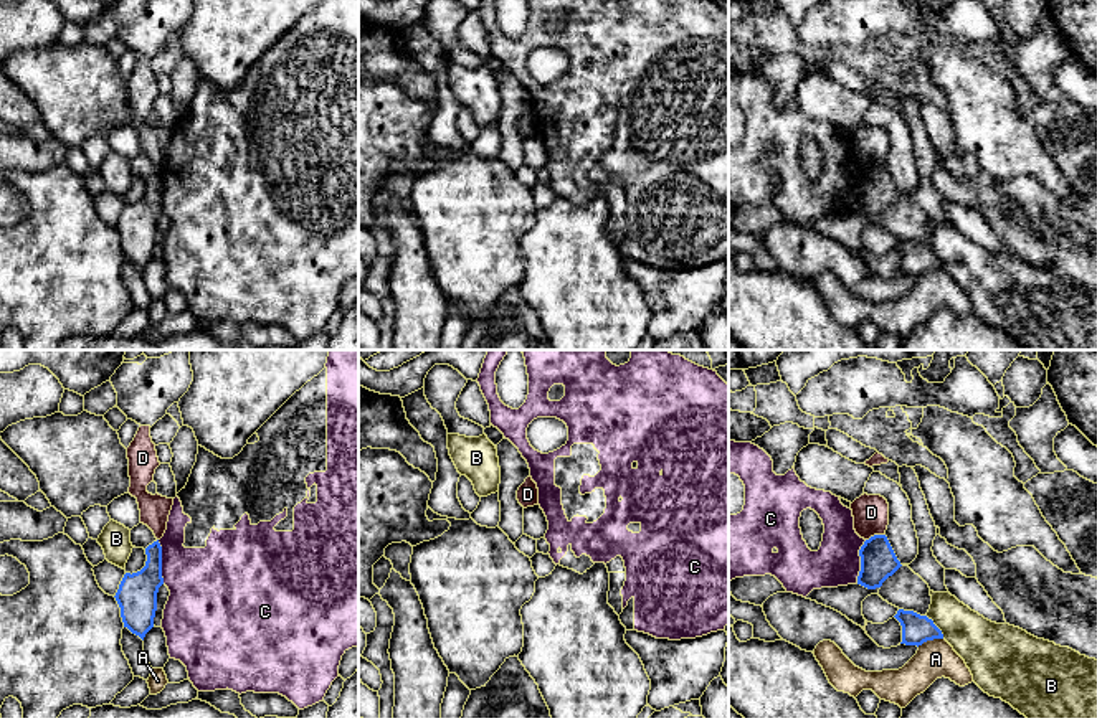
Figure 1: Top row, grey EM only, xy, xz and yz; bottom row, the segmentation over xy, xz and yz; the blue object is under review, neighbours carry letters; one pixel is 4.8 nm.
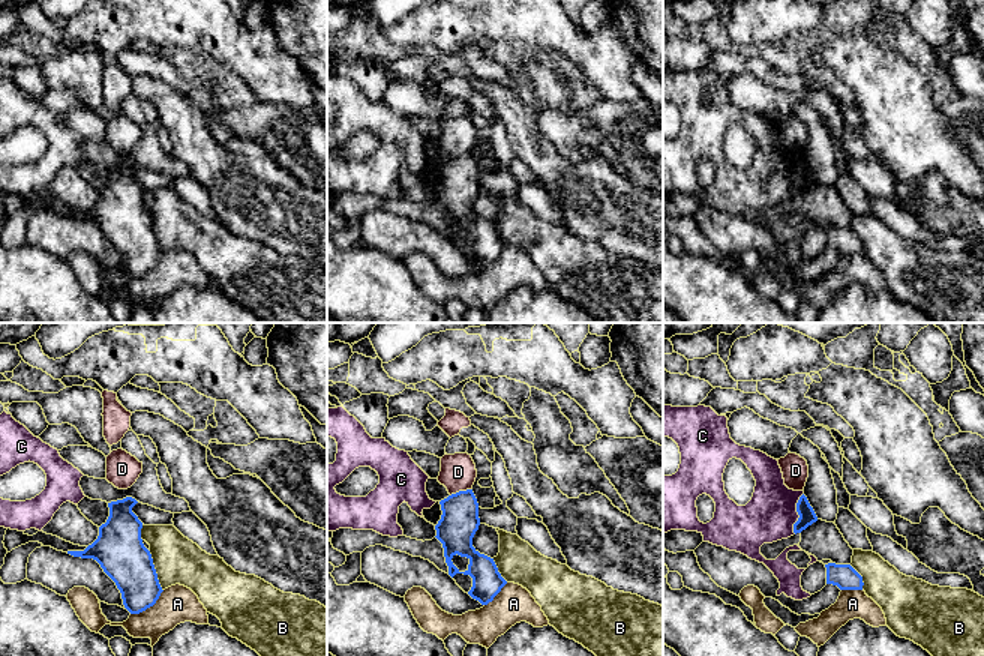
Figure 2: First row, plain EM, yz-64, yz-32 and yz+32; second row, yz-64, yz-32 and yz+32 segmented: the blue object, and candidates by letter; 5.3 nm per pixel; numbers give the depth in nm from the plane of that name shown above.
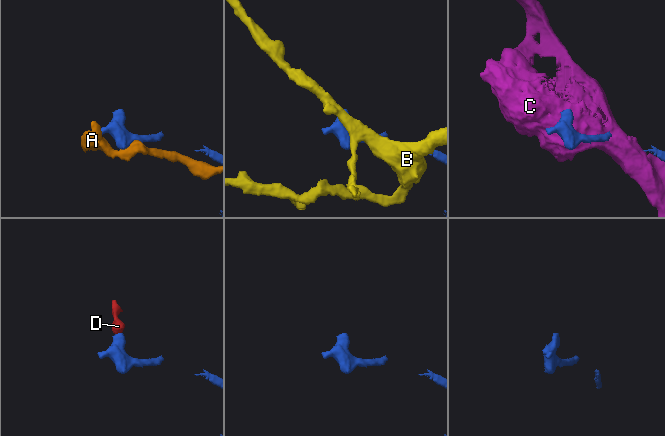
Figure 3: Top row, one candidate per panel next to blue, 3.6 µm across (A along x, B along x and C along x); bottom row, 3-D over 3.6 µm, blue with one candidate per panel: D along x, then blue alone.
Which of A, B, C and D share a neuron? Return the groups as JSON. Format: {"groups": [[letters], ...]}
{"groups": [["A"], ["B"], ["C"], ["D"]]}

